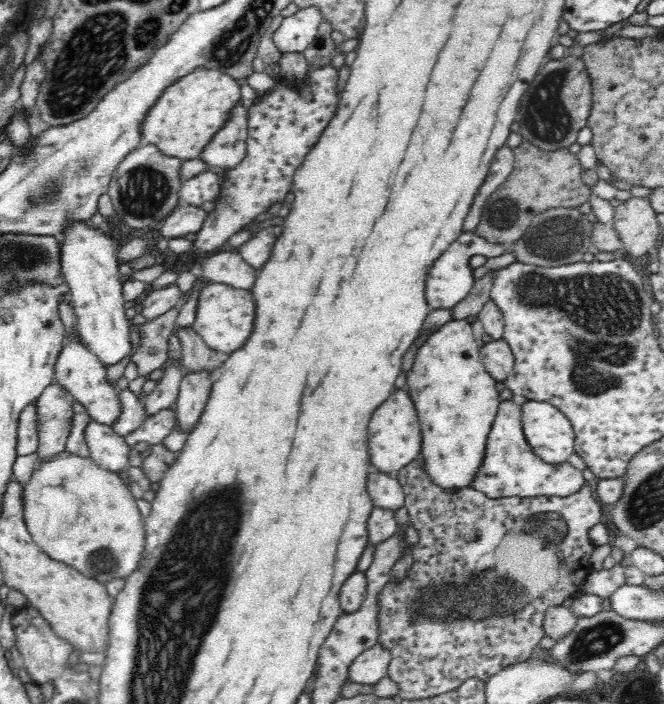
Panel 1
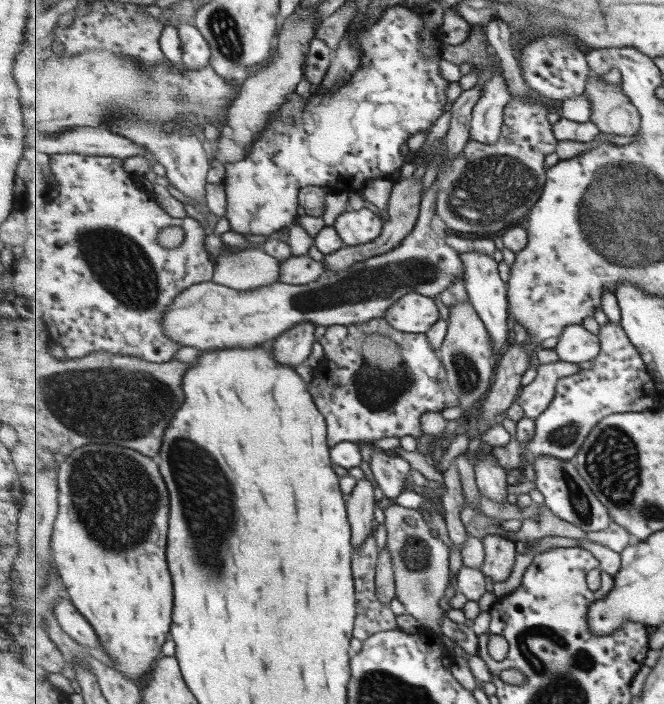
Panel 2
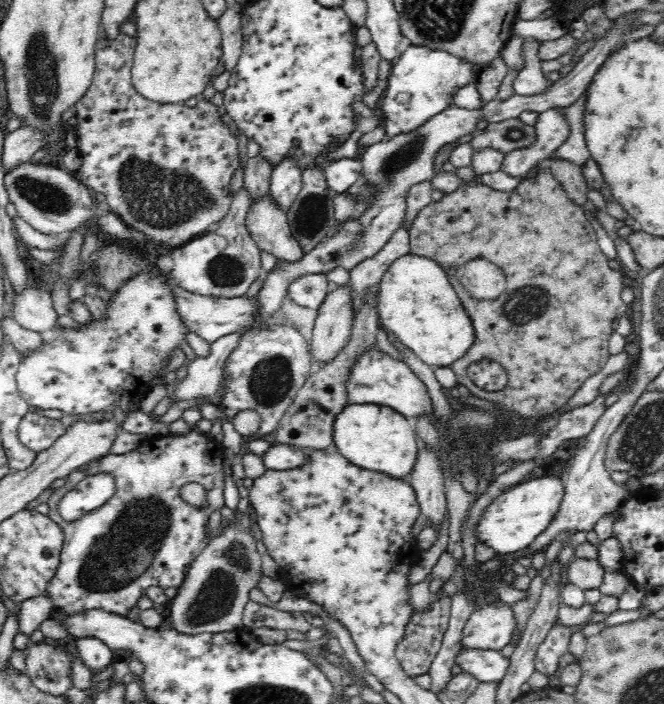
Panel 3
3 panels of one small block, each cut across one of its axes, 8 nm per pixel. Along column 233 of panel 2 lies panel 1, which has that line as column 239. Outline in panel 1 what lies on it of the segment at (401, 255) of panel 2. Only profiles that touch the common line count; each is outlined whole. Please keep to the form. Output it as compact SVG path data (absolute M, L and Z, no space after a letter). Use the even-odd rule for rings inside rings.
M212 283L200 291L196 320L192 328L204 340L207 347L230 355L244 346L250 338L254 330L252 318L256 318L256 309L250 289L244 290L229 284Z

